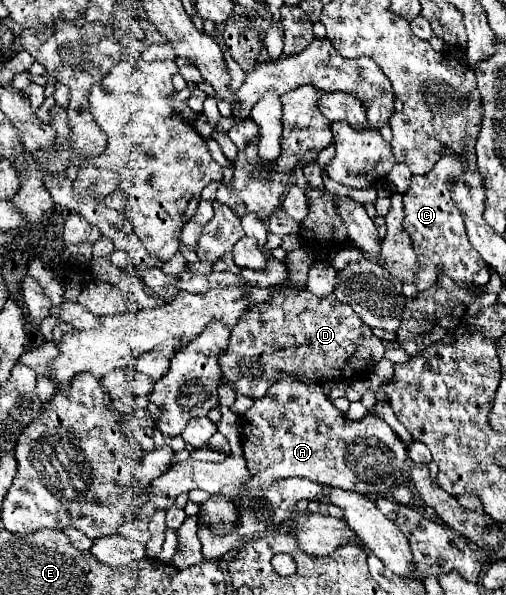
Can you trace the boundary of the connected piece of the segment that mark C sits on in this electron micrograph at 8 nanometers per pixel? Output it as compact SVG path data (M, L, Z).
M446 151L446 155L434 165L432 171L428 171L426 175L414 175L408 193L404 195L404 229L412 237L414 251L428 257L436 257L436 261L442 263L444 273L450 279L468 285L486 285L490 281L488 265L484 263L484 259L480 259L480 255L476 255L476 251L472 251L462 215L450 197L450 183L462 171L462 159L452 151Z

